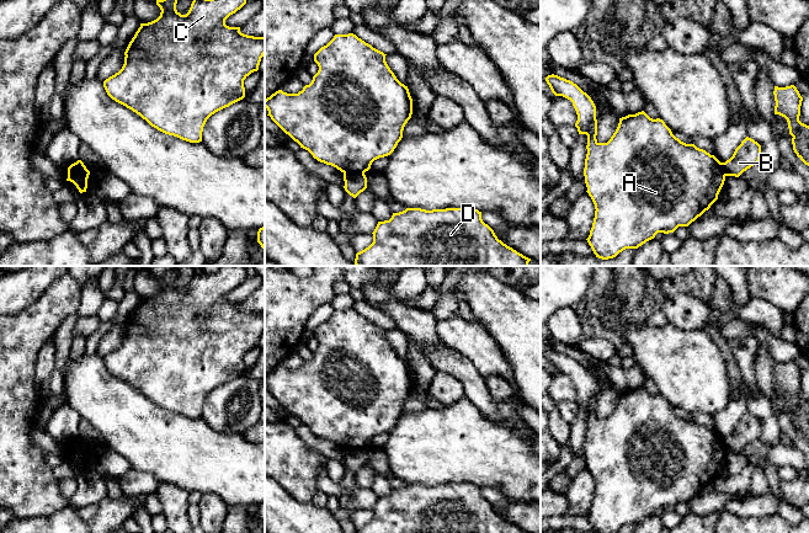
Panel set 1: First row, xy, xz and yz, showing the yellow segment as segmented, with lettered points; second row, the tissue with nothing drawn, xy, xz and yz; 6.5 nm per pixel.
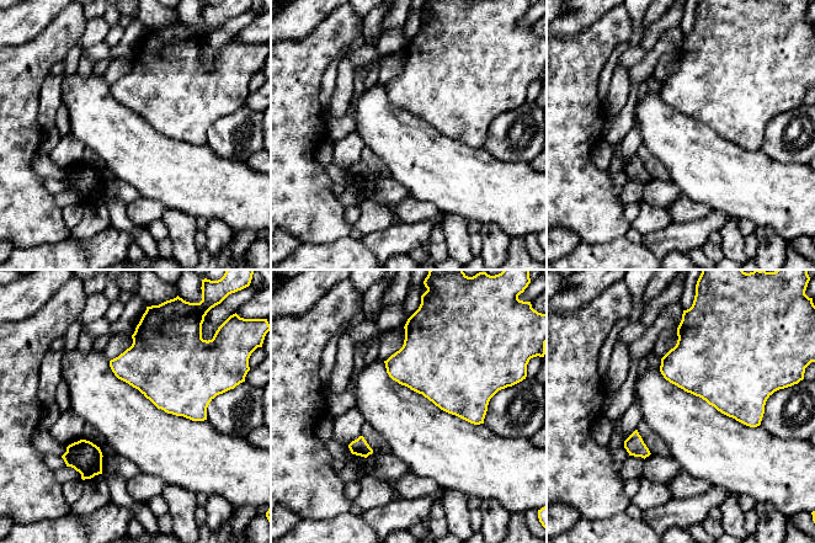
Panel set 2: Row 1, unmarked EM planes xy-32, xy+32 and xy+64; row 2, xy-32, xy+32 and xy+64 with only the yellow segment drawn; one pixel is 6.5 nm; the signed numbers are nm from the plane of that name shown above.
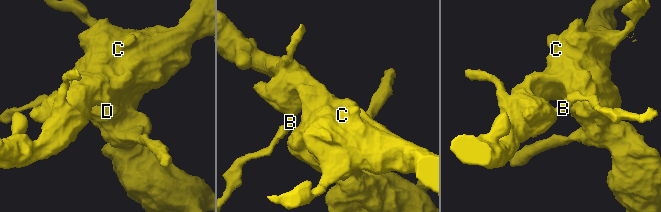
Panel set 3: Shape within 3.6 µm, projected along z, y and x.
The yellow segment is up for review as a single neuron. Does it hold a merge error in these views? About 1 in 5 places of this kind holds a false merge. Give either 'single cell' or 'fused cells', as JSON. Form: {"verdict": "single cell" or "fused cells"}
{"verdict": "fused cells"}

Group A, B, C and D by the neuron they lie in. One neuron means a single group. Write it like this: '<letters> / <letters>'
A C D / B

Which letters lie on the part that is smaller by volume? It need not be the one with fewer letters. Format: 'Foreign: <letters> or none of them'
Foreign: B

